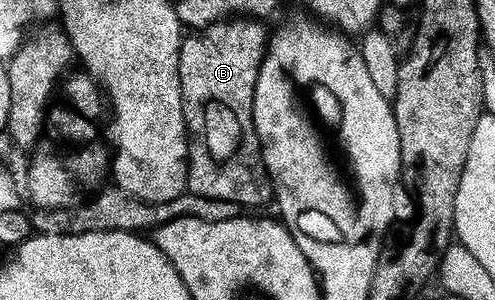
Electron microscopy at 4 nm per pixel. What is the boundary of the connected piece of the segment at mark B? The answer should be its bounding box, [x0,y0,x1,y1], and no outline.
[180,18,272,206]

